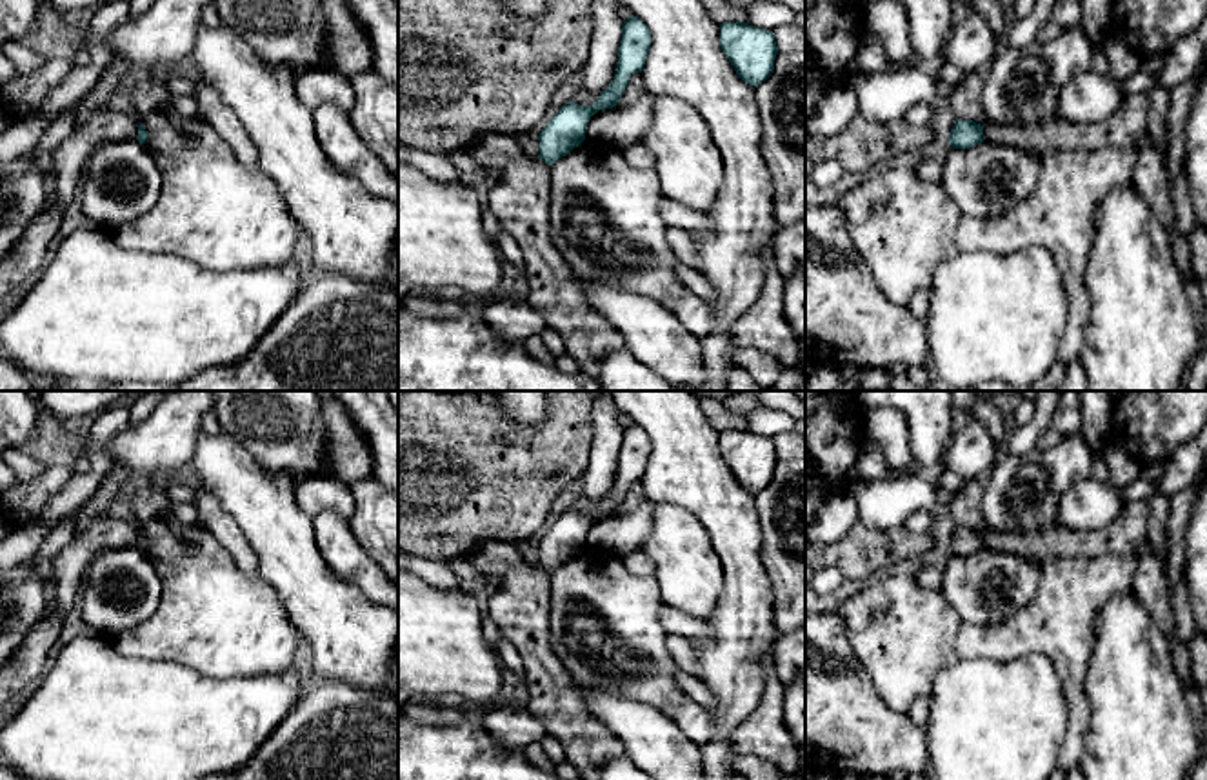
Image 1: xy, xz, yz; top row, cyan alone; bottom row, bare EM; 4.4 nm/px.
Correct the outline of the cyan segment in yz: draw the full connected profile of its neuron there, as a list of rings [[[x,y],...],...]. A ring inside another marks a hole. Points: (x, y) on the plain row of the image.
[[[956,525],[956,529],[949,540],[949,551],[953,556],[969,556],[976,551],[982,551],[983,547],[985,547],[983,533],[976,531],[973,527]]]

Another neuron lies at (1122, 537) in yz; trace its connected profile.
[[[1132,502],[1100,531],[1085,533],[1065,525],[1045,525],[1042,529],[1003,531],[983,527],[983,544],[998,553],[1011,553],[1032,560],[1054,560],[1060,556],[1098,558],[1118,555],[1136,558],[1138,545],[1147,540],[1149,502]]]

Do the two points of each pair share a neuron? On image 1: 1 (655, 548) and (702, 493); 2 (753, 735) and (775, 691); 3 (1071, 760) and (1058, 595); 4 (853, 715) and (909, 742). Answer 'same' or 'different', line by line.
1: different
2: same
3: same
4: same

